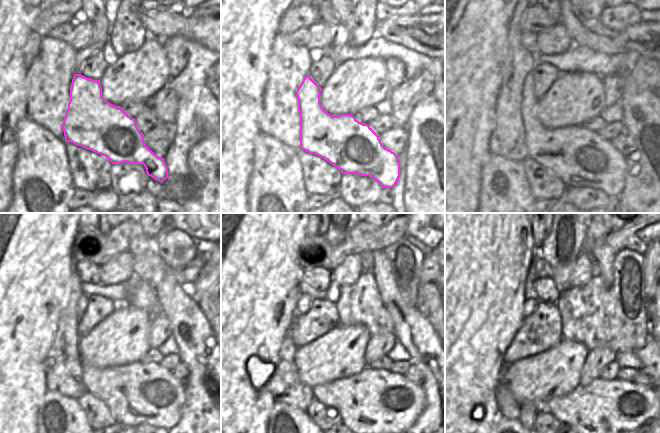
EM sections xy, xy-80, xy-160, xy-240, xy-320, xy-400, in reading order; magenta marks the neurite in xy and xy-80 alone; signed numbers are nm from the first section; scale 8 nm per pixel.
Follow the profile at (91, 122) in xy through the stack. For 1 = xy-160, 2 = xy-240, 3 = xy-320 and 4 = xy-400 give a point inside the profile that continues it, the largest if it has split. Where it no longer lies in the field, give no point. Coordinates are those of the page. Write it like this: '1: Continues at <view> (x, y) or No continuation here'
1: Continues at xy-160 (580, 158)
2: Continues at xy-240 (137, 393)
3: Continues at xy-320 (374, 402)
4: Continues at xy-400 (608, 416).

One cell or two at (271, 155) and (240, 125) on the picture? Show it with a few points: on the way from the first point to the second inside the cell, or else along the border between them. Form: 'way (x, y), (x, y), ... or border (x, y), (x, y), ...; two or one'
border (260, 132), (254, 139), (254, 154), (251, 161); two

